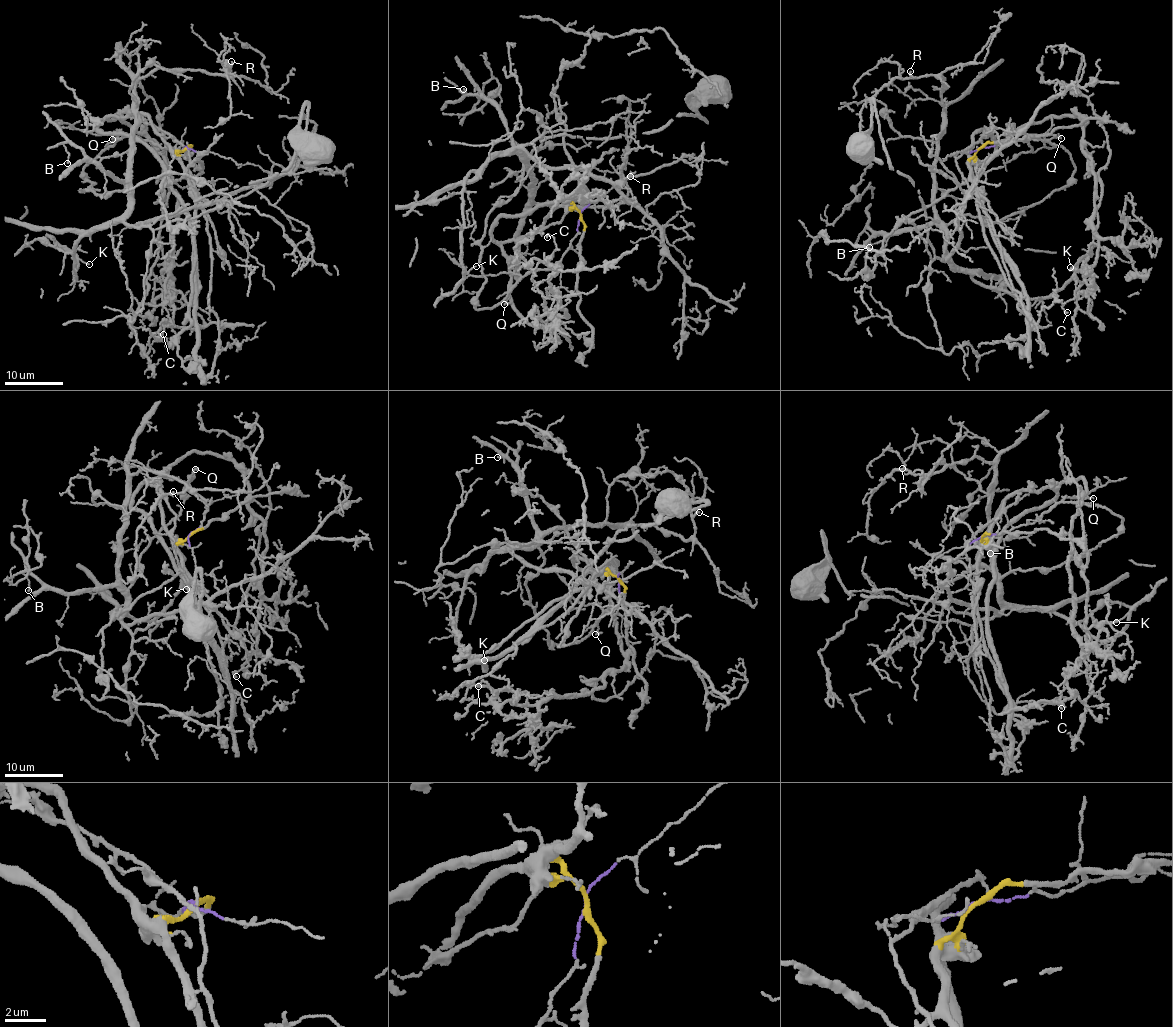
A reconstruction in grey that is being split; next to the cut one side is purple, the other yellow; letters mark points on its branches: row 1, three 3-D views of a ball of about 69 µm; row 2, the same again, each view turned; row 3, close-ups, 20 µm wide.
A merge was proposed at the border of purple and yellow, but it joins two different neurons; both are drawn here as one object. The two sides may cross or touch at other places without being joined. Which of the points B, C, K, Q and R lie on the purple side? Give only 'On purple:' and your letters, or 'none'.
On purple: B, K, Q, R

